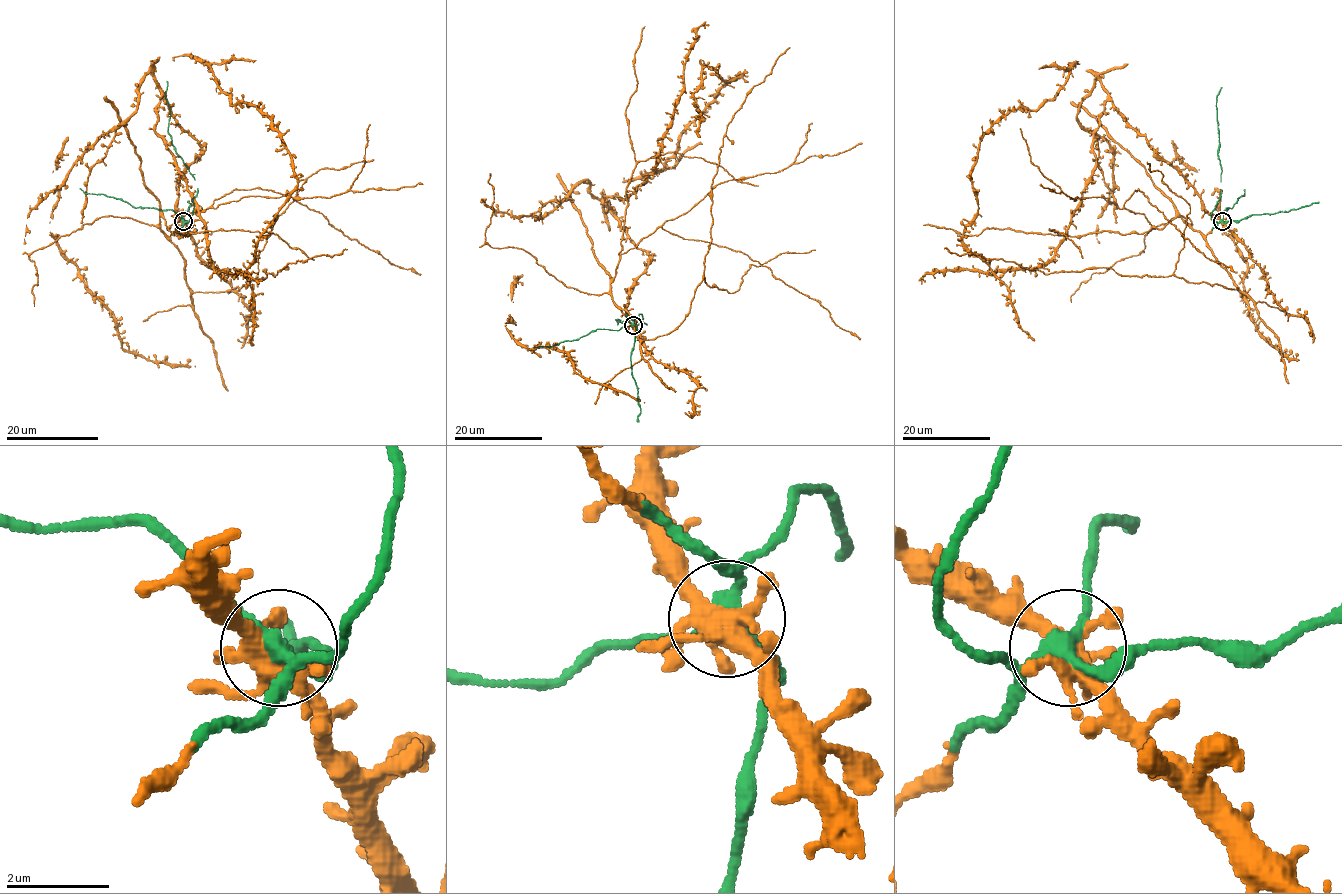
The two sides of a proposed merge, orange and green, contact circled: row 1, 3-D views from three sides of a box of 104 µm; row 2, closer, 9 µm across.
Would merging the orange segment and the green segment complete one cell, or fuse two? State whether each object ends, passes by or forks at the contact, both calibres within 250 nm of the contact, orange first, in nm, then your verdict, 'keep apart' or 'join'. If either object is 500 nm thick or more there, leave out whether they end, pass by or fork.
orange forks | green forks | 400/260 nm | join

